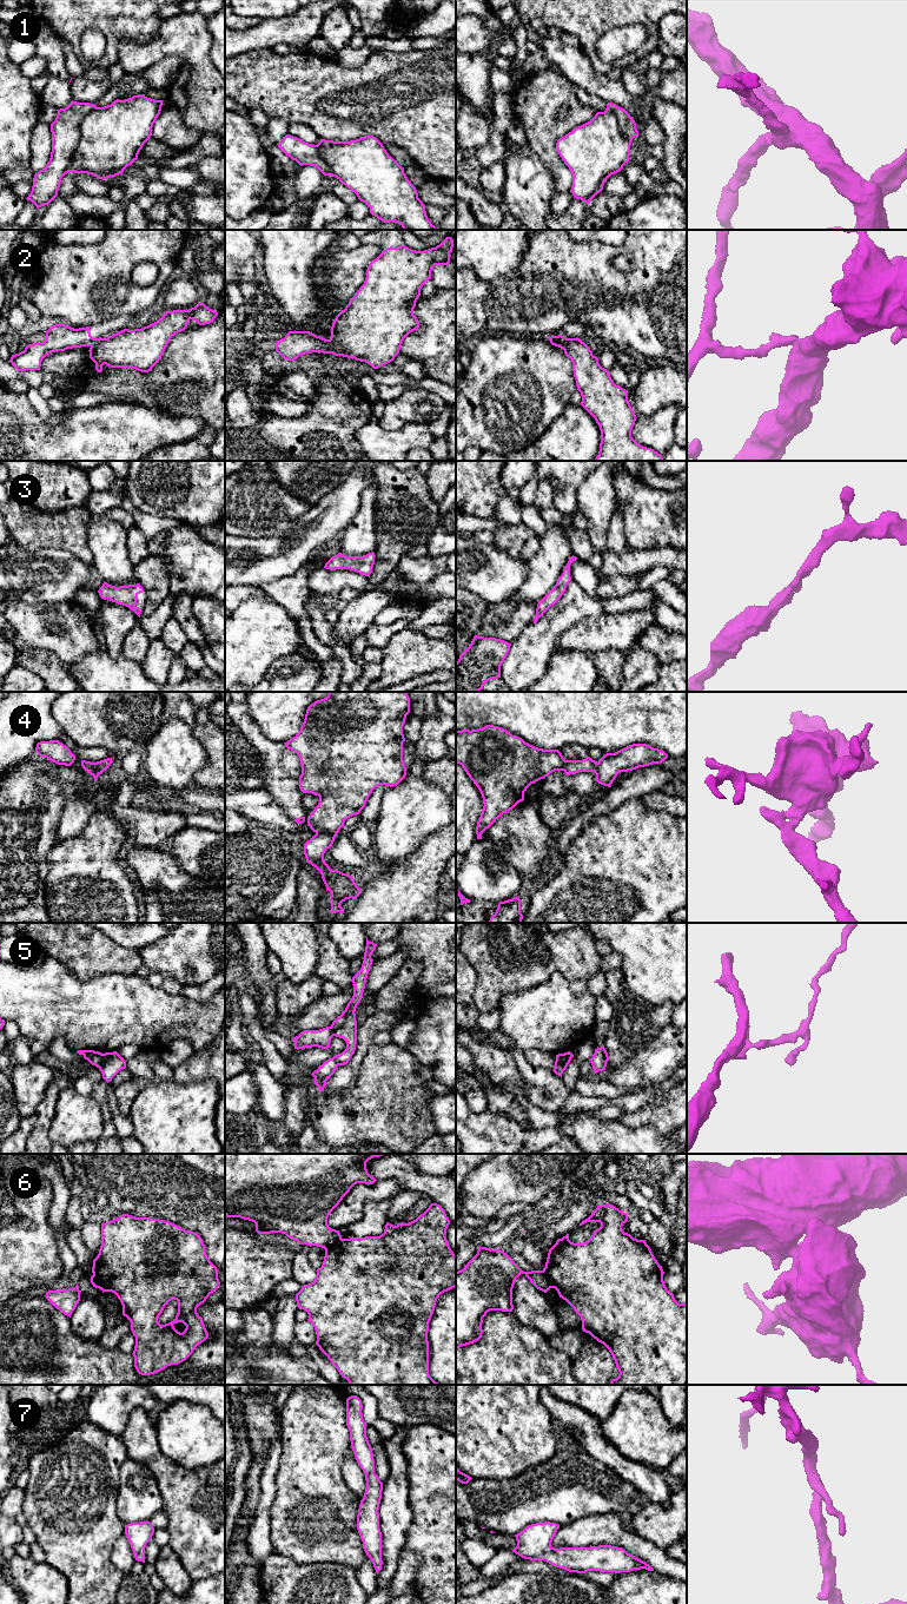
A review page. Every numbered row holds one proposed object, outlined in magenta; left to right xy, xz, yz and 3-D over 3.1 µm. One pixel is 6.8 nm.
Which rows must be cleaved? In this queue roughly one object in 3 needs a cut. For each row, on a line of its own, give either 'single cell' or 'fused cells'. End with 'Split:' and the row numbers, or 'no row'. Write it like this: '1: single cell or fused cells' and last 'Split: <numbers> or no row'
1: fused cells
2: fused cells
3: single cell
4: fused cells
5: fused cells
6: fused cells
7: single cell
Split: 1, 2, 4, 5, 6

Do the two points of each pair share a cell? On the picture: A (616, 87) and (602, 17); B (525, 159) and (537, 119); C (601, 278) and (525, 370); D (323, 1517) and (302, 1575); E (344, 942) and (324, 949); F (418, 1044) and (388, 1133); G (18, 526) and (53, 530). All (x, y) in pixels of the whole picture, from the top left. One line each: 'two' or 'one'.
A: two
B: two
C: two
D: two
E: two
F: two
G: one

